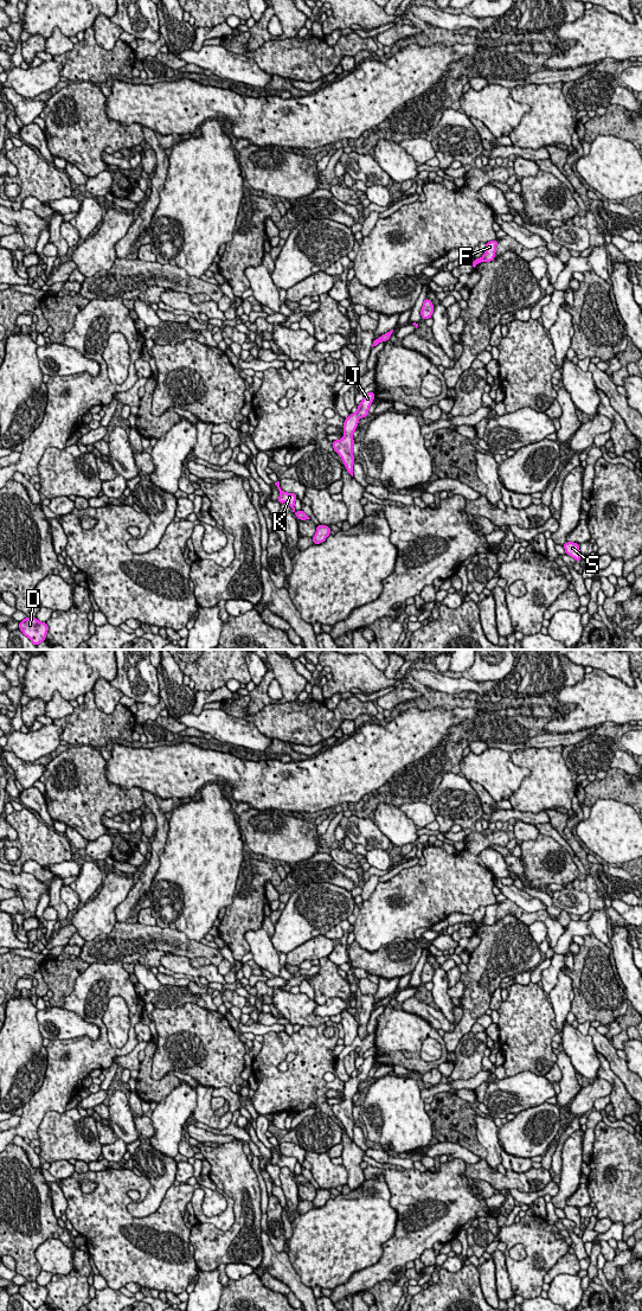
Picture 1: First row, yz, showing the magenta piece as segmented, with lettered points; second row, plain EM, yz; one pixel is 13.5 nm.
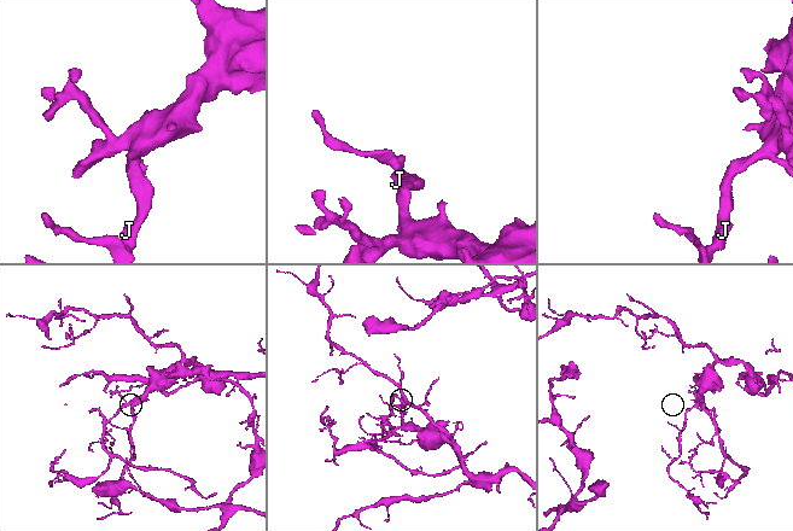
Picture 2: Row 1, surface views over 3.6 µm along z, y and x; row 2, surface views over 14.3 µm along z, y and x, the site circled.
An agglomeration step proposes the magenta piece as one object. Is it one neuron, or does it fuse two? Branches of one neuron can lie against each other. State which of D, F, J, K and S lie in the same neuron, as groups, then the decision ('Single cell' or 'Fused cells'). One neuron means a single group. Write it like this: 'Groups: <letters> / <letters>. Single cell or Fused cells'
Groups: D F J K S. Single cell

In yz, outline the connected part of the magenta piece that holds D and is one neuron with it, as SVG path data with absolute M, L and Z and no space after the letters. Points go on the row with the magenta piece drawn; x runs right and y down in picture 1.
M26 618L19 623L19 629L33 645L39 645L46 638L49 627L46 622L40 622L37 618Z

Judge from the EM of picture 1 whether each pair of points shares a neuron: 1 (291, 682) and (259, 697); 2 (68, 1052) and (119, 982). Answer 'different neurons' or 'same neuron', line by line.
1: same neuron
2: same neuron

